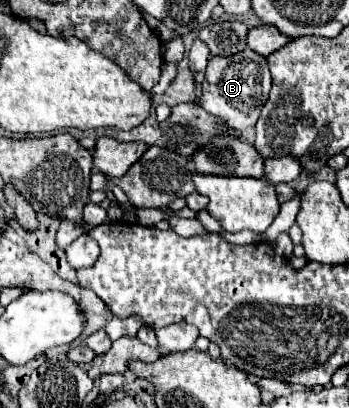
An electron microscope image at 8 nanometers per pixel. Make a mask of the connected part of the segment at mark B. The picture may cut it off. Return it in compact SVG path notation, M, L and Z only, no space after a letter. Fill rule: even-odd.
M244 49L234 57L210 57L206 67L206 79L202 83L200 105L218 117L224 117L234 129L250 129L256 125L260 117L260 109L264 107L270 93L272 77L268 71L268 63L262 55L252 49Z

